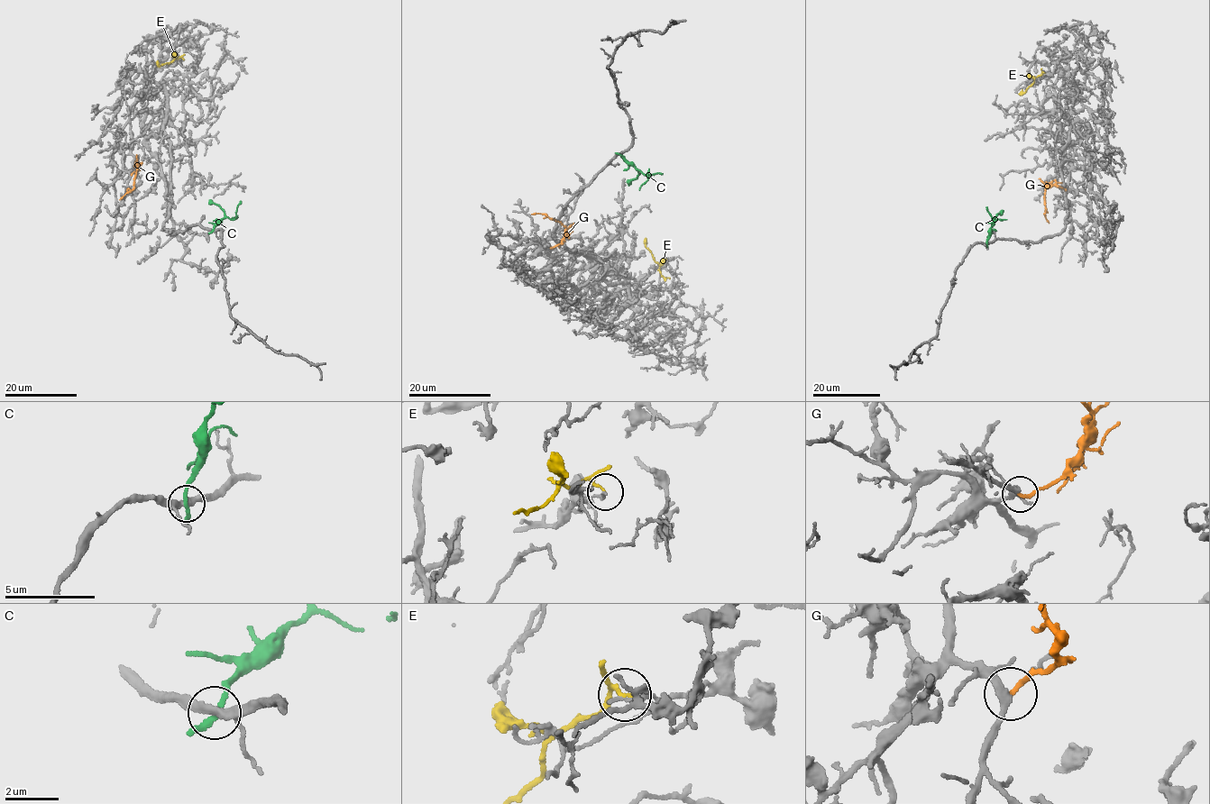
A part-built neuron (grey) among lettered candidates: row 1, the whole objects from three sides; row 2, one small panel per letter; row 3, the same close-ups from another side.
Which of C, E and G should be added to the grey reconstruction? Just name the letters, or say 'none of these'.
G

